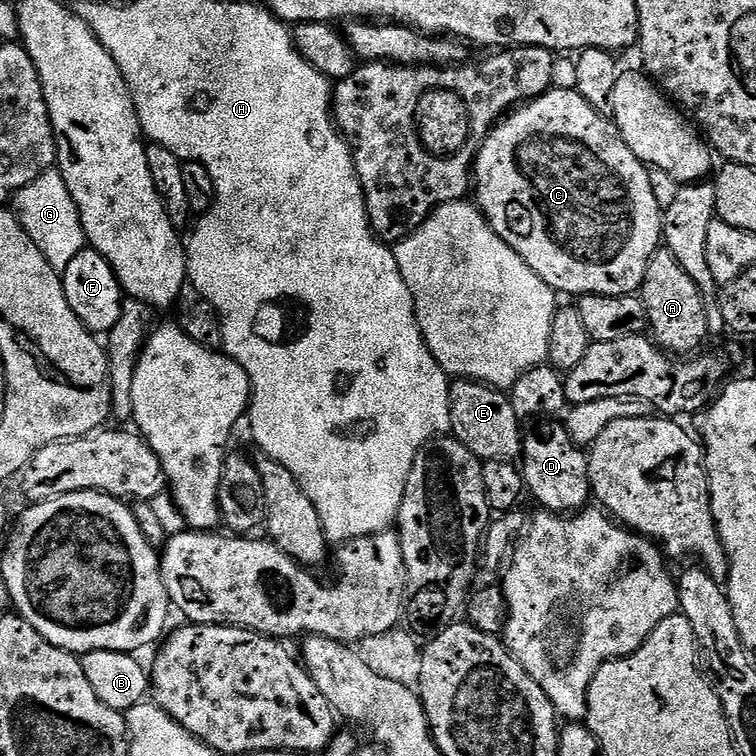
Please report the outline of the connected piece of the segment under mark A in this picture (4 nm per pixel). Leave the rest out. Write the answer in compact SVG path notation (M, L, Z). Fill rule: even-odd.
M667 250L659 251L648 267L642 285L642 299L648 311L648 327L657 344L669 354L696 354L701 351L700 343L709 339L707 310L702 293L690 275Z

